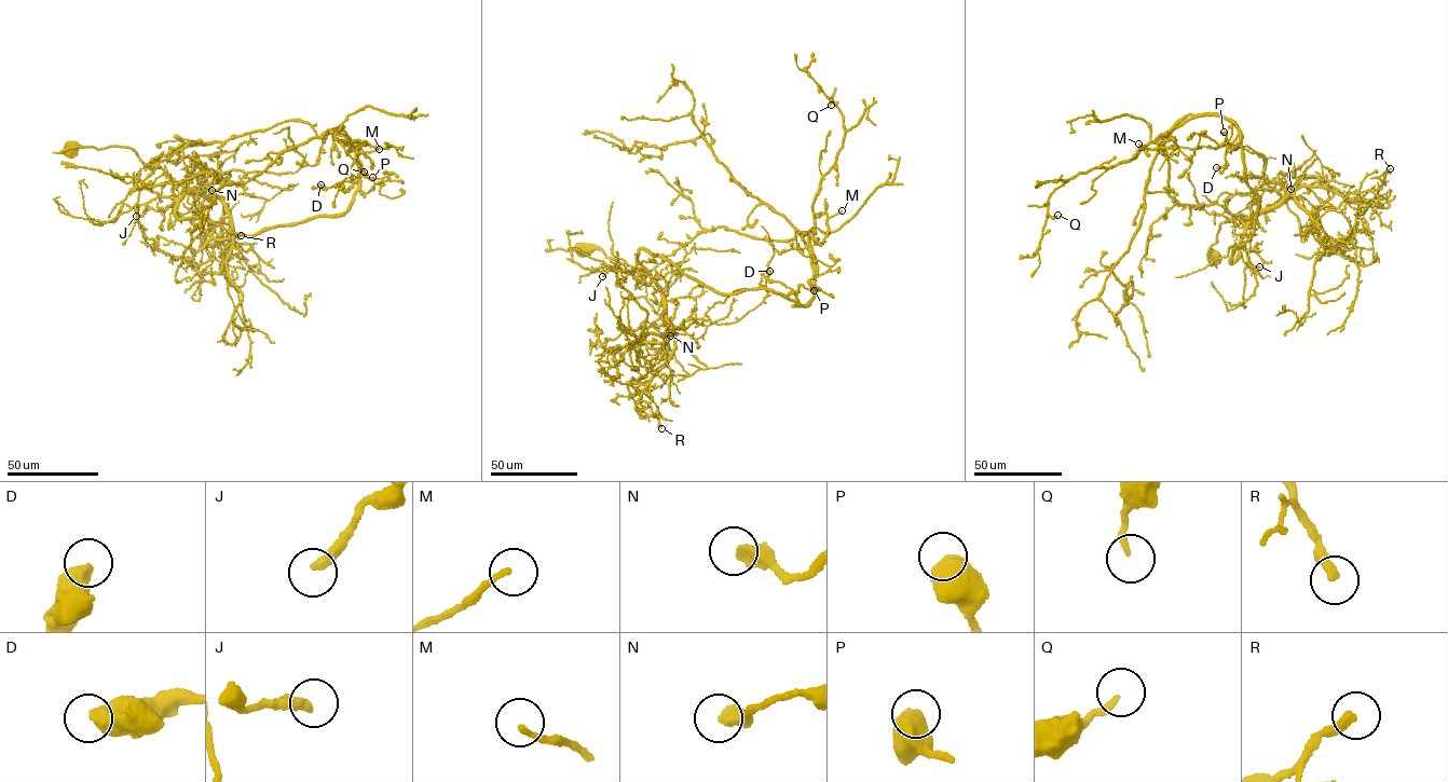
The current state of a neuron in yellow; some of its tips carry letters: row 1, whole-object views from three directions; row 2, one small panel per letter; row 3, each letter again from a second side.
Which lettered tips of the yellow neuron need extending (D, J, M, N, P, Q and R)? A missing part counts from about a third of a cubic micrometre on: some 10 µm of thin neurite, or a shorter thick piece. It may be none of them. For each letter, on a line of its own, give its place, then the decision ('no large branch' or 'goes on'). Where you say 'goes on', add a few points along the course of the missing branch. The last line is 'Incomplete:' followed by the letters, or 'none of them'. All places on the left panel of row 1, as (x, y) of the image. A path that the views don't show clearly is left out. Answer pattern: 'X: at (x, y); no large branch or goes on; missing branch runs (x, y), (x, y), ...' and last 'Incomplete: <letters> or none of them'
D: at (320, 184); goes on
J: at (136, 216); goes on
M: at (379, 149); goes on
N: at (212, 190); no large branch
P: at (372, 177); no large branch
Q: at (364, 172); no large branch
R: at (241, 235); no large branch
Incomplete: D, J, M

